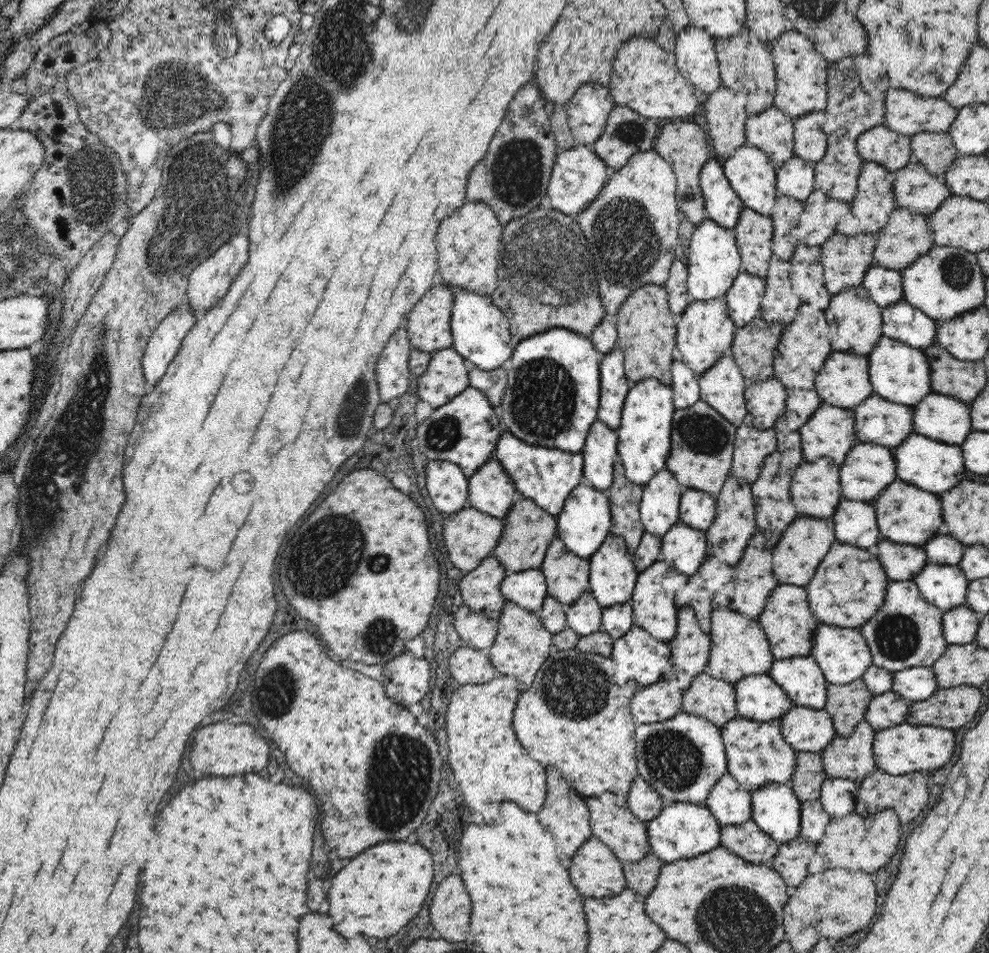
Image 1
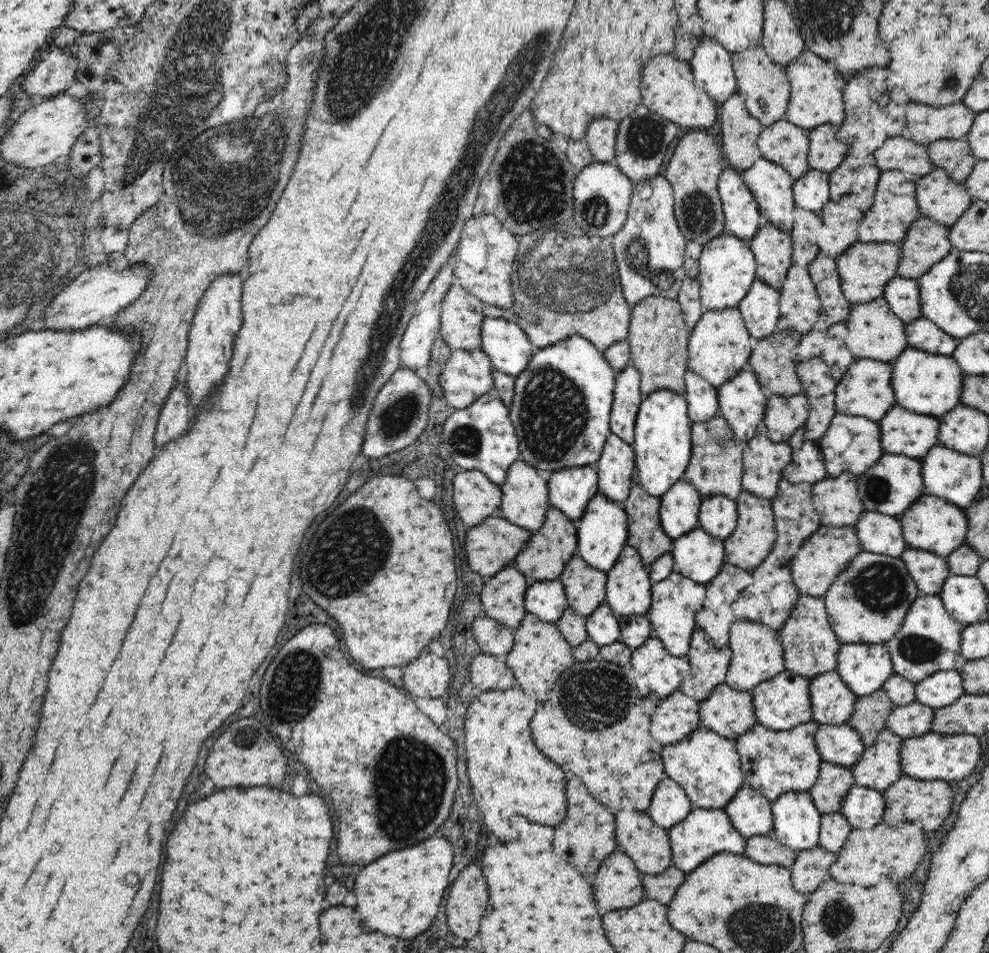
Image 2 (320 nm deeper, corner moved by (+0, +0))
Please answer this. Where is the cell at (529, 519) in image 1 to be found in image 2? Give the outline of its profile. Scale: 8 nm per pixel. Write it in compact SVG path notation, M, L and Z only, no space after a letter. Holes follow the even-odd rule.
M550 507L543 527L535 531L523 549L516 555L512 566L524 573L530 582L556 580L577 551L577 523L561 510Z

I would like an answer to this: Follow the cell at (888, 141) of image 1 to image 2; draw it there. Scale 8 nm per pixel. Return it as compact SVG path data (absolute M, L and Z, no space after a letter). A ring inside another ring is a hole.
M906 134L886 139L884 146L874 152L878 169L899 170L909 181L918 181L936 168L928 155L926 145L915 143Z

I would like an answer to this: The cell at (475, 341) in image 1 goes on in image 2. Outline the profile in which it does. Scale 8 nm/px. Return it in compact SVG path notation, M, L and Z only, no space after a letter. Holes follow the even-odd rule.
M486 316L481 335L481 349L490 357L494 370L516 378L527 369L536 347L519 324Z

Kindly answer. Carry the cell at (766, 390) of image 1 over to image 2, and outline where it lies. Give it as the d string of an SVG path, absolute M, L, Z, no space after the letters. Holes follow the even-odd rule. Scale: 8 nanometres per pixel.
M805 392L785 397L768 394L764 423L768 438L776 443L788 443L808 420L811 405Z

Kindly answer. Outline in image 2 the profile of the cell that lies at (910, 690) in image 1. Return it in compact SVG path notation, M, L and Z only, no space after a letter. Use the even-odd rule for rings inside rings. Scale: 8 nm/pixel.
M956 669L935 672L916 685L916 701L933 709L956 704L965 695L962 673Z

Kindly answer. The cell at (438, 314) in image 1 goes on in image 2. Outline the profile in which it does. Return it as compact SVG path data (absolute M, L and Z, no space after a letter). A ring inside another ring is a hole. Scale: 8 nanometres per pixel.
M457 283L444 297L439 336L452 349L474 351L481 348L481 328L485 304Z

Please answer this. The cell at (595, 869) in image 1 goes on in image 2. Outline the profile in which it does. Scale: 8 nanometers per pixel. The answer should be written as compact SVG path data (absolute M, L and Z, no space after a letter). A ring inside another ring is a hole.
M618 848L599 866L594 878L594 896L600 914L632 908L646 899L642 873Z

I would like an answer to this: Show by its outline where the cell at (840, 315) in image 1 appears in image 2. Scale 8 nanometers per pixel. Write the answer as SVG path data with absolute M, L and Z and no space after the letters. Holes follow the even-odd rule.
M880 298L880 300L874 300L866 304L852 304L845 324L847 326L846 346L858 359L872 359L892 363L909 346L907 324L890 310L888 301L885 299Z

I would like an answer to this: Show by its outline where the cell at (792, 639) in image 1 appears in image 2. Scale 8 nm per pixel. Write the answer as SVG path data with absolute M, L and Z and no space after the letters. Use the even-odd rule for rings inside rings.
M801 595L779 634L784 648L784 661L787 670L808 679L822 673L837 671L842 644L830 627L823 598Z

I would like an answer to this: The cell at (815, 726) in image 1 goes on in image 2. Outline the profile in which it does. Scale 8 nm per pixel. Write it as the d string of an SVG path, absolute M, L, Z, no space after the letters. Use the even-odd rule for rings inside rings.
M849 723L820 725L815 734L822 761L852 769L865 751L865 744L859 732Z

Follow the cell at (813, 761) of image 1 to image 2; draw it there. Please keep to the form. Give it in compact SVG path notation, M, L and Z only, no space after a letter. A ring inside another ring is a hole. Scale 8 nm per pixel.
M824 761L822 768L820 768L818 780L809 790L809 793L811 794L814 804L817 806L822 815L840 813L845 796L854 786L856 786L856 784L852 770Z

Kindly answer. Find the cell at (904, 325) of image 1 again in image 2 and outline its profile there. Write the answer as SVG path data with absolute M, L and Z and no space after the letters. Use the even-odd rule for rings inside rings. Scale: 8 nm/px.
M926 317L912 321L906 325L906 328L909 346L928 353L953 356L959 343L953 336L944 332Z

